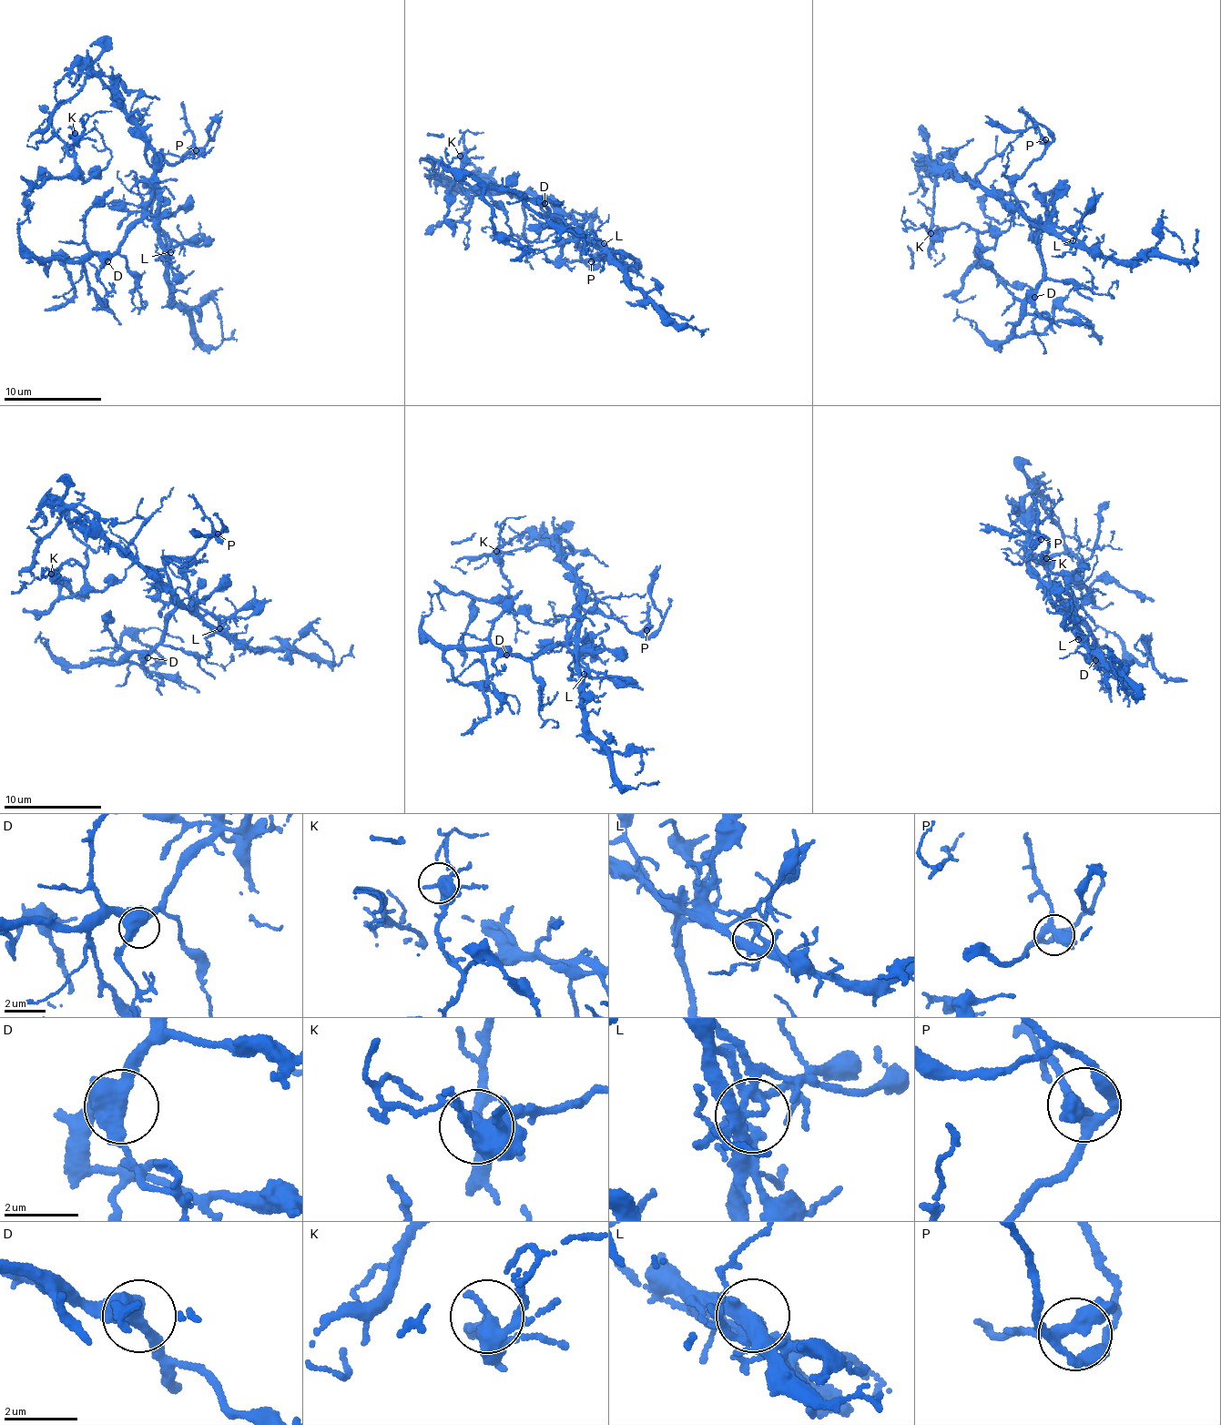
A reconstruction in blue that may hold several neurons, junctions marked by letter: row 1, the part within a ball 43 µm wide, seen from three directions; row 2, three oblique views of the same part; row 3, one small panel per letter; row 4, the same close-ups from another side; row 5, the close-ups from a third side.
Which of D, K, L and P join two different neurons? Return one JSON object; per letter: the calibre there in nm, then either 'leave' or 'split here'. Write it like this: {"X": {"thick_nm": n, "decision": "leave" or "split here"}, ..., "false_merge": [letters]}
{"D": {"thick_nm": 480, "decision": "leave"}, "K": {"thick_nm": 360, "decision": "leave"}, "L": {"thick_nm": 280, "decision": "split here"}, "P": {"thick_nm": 320, "decision": "leave"}, "false_merge": ["L"]}

